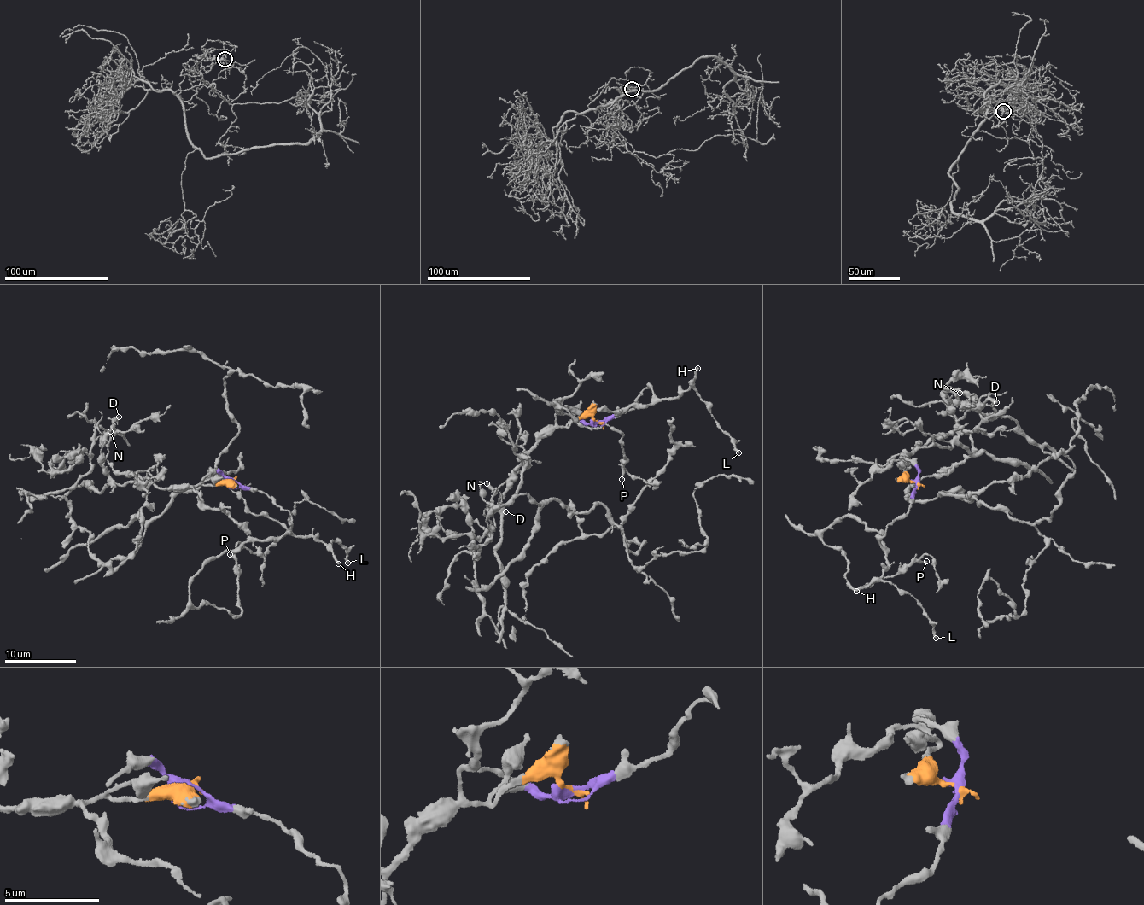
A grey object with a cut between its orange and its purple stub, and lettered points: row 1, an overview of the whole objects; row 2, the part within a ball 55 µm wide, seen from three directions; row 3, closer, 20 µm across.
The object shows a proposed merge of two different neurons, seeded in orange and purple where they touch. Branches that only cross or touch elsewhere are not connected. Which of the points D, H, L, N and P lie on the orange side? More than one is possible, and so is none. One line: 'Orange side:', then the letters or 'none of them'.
Orange side: D, N

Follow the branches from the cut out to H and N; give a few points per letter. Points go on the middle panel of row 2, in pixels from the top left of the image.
H: (597, 420), (620, 416), (644, 389), (651, 388), (661, 399), (677, 395), (689, 388), (697, 368)
N: (597, 420), (574, 418), (568, 426), (546, 429), (530, 452), (509, 501), (490, 505), (496, 493), (487, 483)

